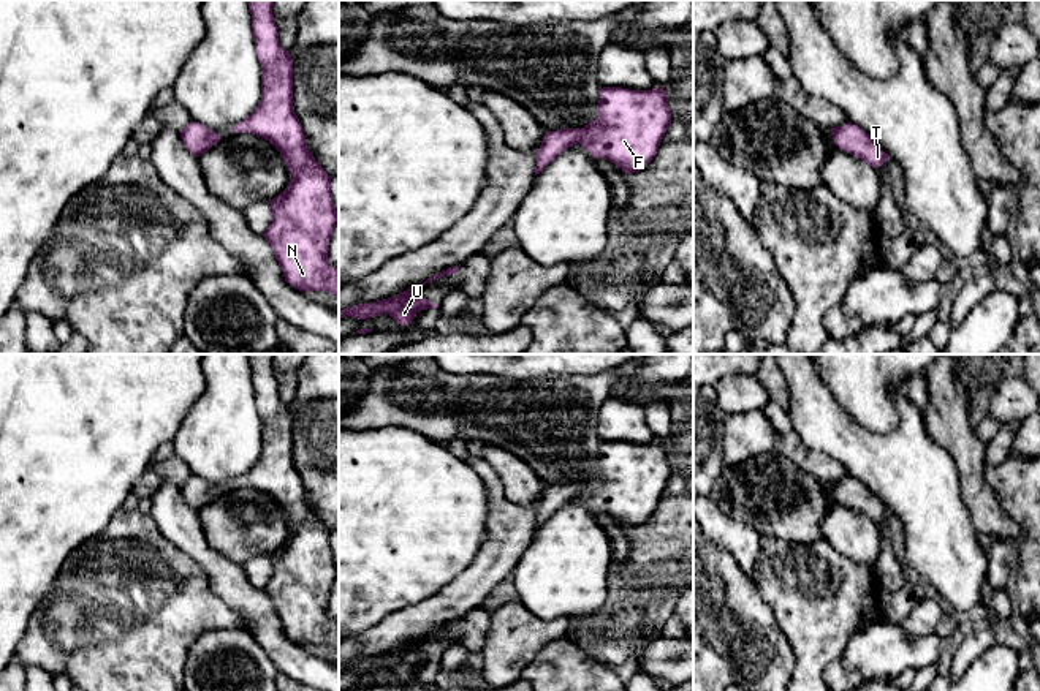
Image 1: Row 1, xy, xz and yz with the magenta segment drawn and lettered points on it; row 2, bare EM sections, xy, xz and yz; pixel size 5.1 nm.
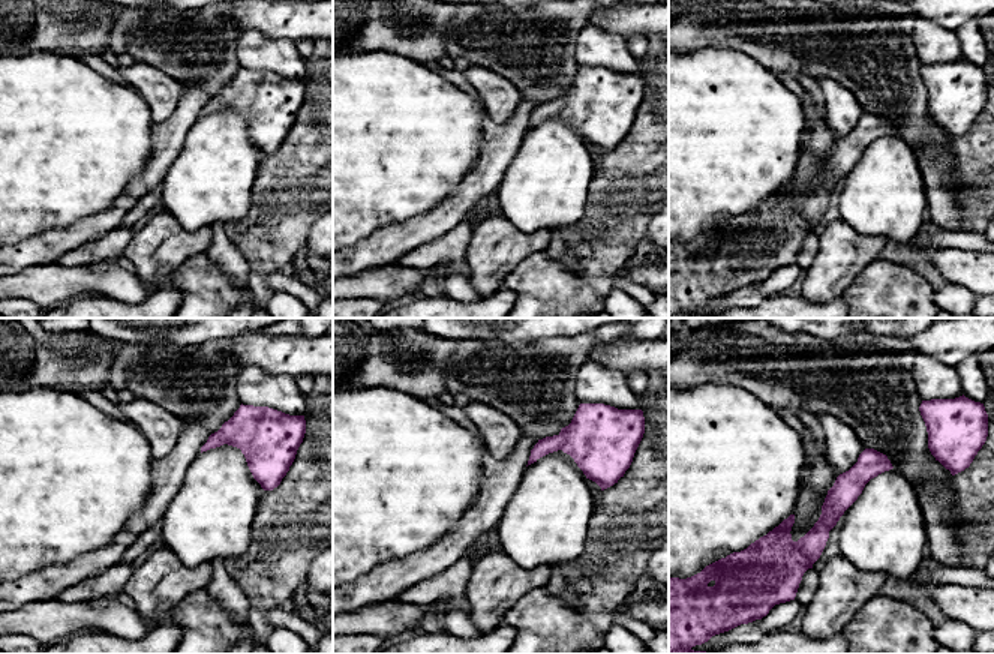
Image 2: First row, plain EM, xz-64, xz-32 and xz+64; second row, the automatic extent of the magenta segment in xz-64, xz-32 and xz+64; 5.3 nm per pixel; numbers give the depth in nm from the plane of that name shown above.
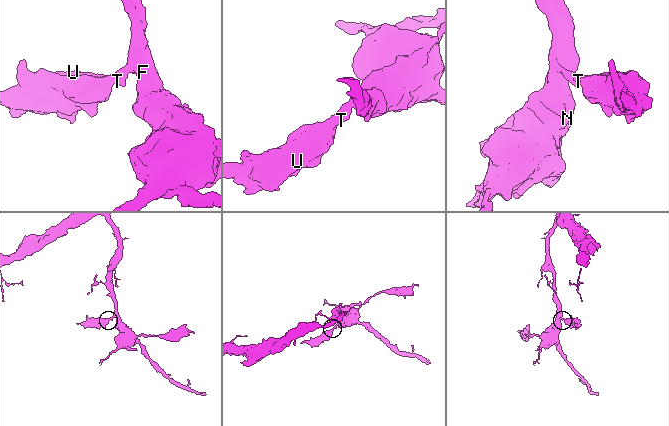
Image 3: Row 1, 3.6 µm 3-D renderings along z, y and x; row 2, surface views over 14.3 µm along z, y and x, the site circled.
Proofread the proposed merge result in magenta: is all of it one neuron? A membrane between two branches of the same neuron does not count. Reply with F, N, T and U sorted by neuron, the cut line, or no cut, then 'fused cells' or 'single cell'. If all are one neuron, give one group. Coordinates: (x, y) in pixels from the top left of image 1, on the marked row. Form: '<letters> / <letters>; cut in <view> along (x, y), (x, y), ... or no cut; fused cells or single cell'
F N T U; no cut; single cell

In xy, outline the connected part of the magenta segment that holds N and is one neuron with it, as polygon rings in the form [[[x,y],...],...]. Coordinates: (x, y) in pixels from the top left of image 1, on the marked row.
[[[249,0],[255,52],[261,63],[261,100],[253,112],[233,126],[233,133],[253,133],[269,141],[285,160],[290,171],[287,188],[269,201],[272,223],[263,232],[272,247],[285,281],[294,289],[326,291],[339,297],[339,269],[328,261],[329,240],[339,213],[331,198],[331,176],[313,158],[293,106],[293,59],[279,43],[272,14],[274,0]]]

